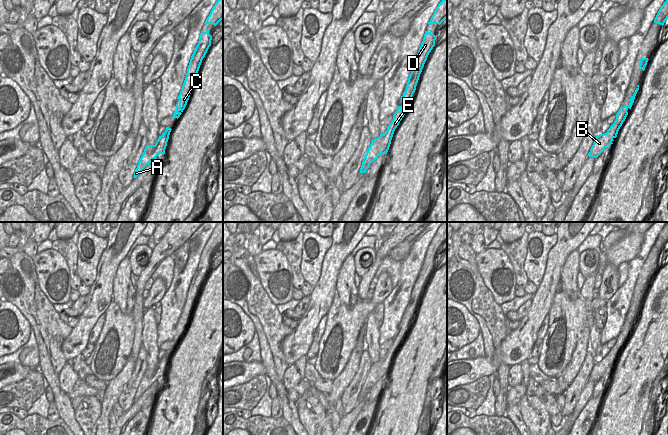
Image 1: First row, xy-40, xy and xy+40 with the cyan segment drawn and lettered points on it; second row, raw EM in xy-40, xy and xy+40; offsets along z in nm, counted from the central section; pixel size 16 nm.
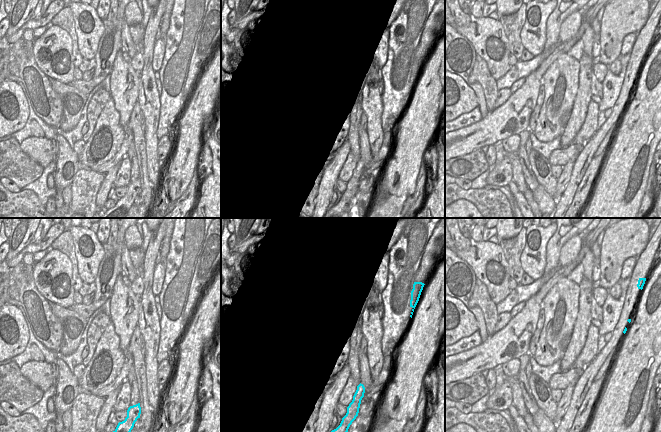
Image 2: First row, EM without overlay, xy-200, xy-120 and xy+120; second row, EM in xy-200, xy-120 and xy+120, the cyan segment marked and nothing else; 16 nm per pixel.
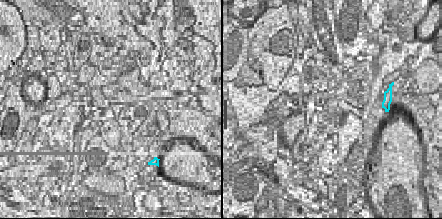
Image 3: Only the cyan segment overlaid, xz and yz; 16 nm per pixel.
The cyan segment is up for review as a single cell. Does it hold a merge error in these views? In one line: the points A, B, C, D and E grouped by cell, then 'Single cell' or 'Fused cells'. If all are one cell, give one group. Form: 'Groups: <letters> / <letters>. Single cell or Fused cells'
Groups: A B C D E. Single cell.

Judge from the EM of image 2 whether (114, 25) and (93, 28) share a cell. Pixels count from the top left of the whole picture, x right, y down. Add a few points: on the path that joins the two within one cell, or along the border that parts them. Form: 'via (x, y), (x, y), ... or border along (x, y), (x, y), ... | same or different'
border along (103, 20), (104, 32), (96, 49) | different

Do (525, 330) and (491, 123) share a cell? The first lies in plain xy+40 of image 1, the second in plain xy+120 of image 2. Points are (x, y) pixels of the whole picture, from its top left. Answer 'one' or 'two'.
one

